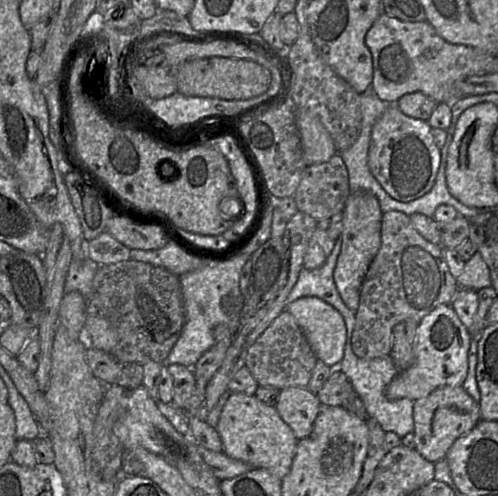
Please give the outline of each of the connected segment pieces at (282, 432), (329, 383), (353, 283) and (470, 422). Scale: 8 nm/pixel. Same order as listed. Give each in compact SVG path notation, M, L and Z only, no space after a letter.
M231 393L215 427L223 452L251 468L268 470L282 480L290 471L298 440L291 428L280 418L275 406L260 401L254 395Z
M333 369L330 377L316 394L323 407L341 406L347 408L359 397L351 382L340 369Z
M365 190L350 193L343 208L341 249L333 271L333 280L344 304L354 313L359 306L363 279L381 245L382 215L378 199Z
M443 386L413 402L415 450L427 461L436 463L446 457L452 444L471 431L481 420L480 406L461 386Z

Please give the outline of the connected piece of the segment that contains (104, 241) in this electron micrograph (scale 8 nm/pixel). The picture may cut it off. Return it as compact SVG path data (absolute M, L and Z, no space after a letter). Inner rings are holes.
M107 231L86 242L86 257L98 265L115 264L130 259L130 249Z

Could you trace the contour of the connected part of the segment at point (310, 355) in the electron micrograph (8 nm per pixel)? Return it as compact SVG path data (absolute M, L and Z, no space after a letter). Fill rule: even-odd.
M285 309L250 346L245 366L259 386L280 391L288 387L307 388L317 360L295 319Z

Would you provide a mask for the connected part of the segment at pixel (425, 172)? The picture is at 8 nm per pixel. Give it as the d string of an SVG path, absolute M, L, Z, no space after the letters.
M389 104L372 127L368 149L368 166L382 188L395 200L409 202L431 190L439 169L441 151L435 144L431 127L427 120L409 117L402 113L395 104Z

